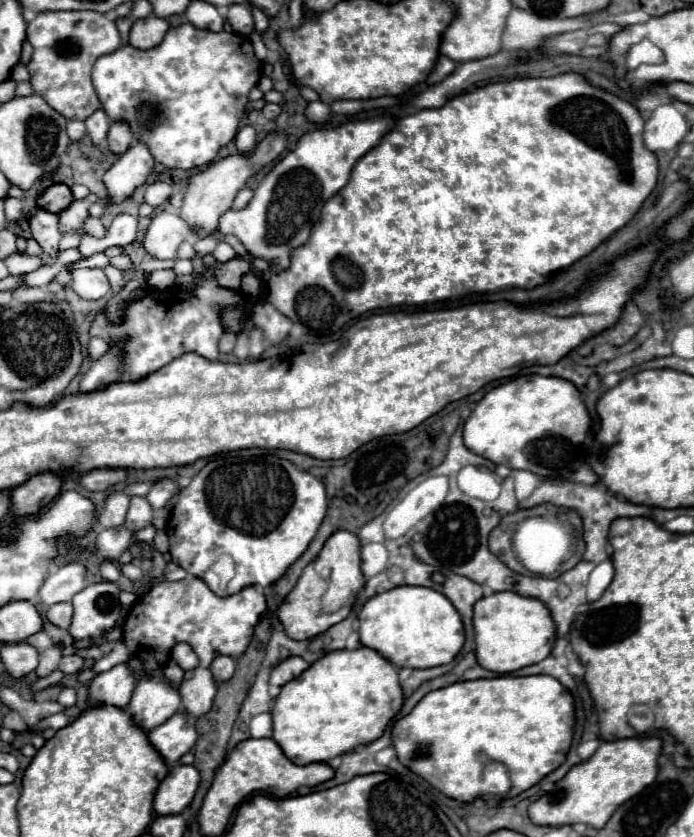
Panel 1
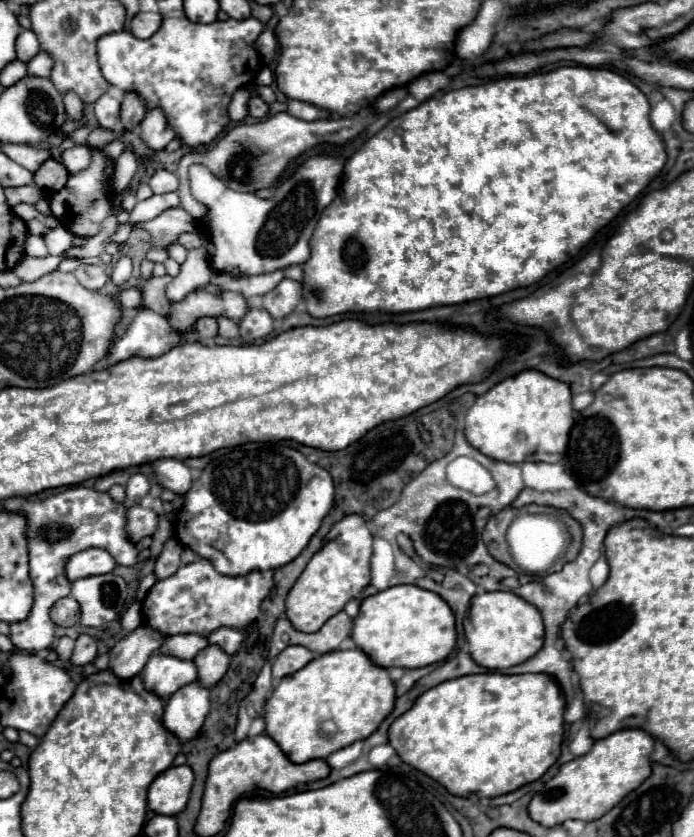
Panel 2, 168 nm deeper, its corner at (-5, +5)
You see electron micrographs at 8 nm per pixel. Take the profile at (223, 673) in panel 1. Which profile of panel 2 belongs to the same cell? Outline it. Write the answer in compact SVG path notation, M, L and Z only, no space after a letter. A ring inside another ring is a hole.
M220 627L208 637L210 645L222 645L222 651L228 655L236 655L242 645L242 631Z

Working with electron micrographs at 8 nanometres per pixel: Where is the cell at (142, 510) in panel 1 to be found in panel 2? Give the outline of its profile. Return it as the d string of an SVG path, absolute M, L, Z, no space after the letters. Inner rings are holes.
M134 473L126 485L126 505L138 505L150 493L150 483L142 473Z

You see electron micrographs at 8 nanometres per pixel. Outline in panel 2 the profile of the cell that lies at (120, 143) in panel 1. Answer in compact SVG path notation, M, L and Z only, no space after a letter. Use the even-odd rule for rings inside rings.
M136 93L124 95L122 109L120 109L120 123L126 131L134 131L140 125L142 117L146 117L146 113L148 113L148 107Z

